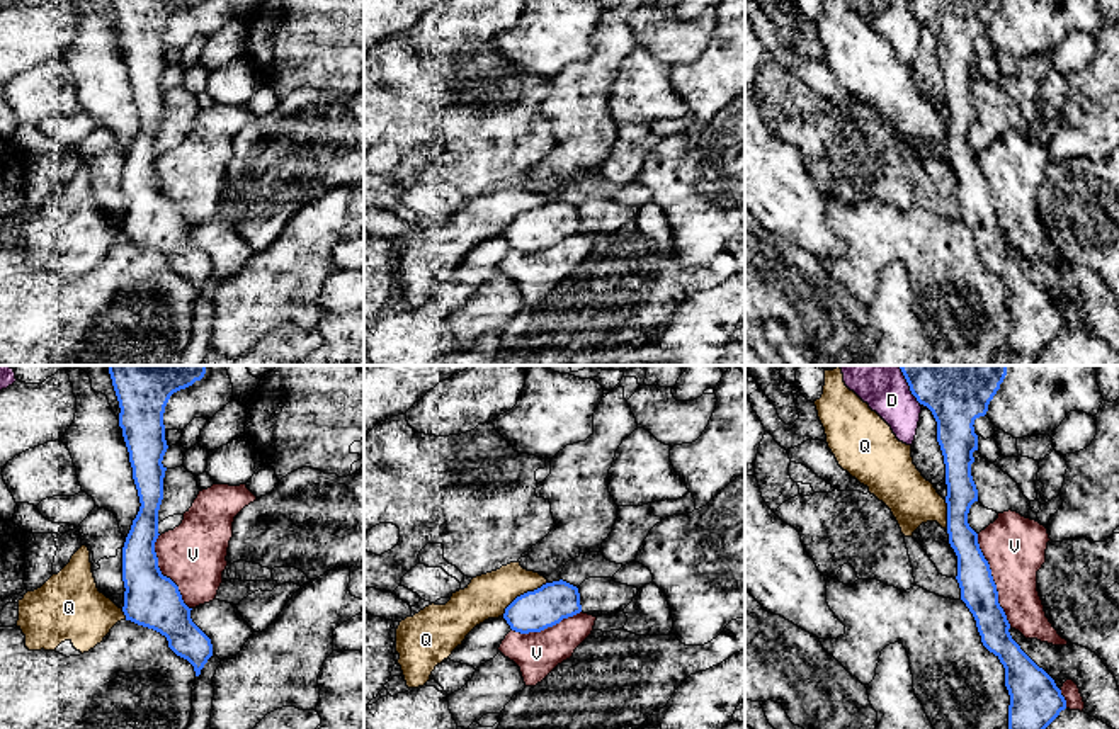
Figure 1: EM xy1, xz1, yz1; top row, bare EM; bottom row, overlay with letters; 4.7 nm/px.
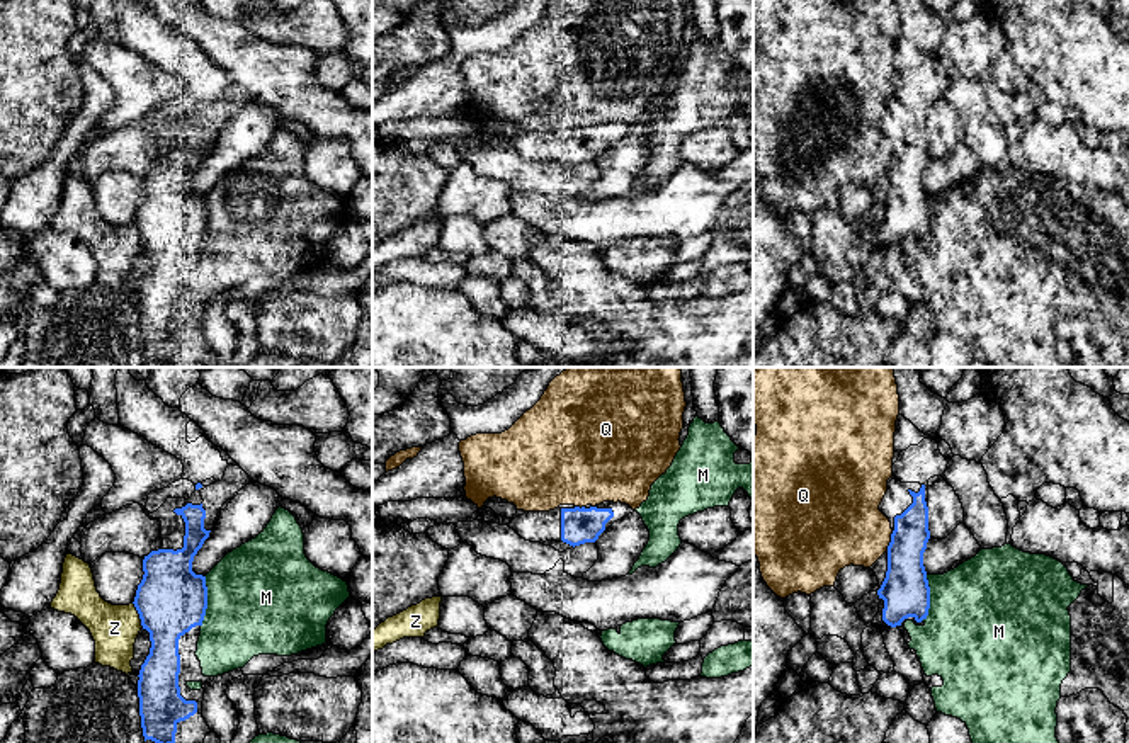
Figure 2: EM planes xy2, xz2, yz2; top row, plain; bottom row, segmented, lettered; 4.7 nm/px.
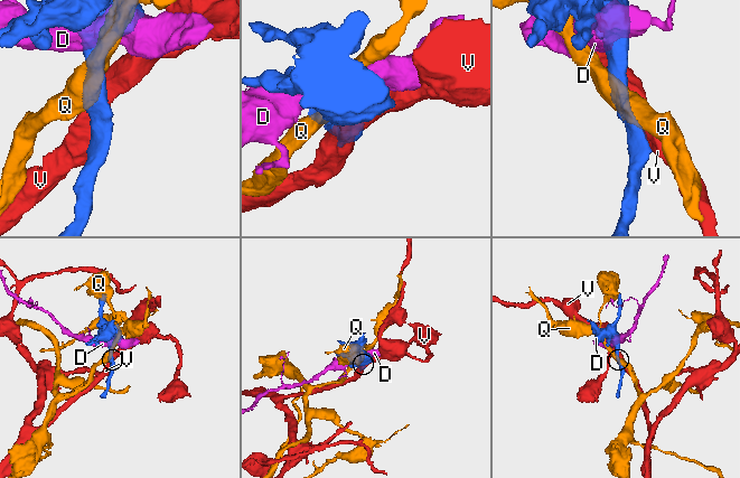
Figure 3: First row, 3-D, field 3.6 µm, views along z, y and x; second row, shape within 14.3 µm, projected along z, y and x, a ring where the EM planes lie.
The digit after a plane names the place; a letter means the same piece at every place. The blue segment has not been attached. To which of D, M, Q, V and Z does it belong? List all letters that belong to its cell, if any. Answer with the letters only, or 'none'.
none

